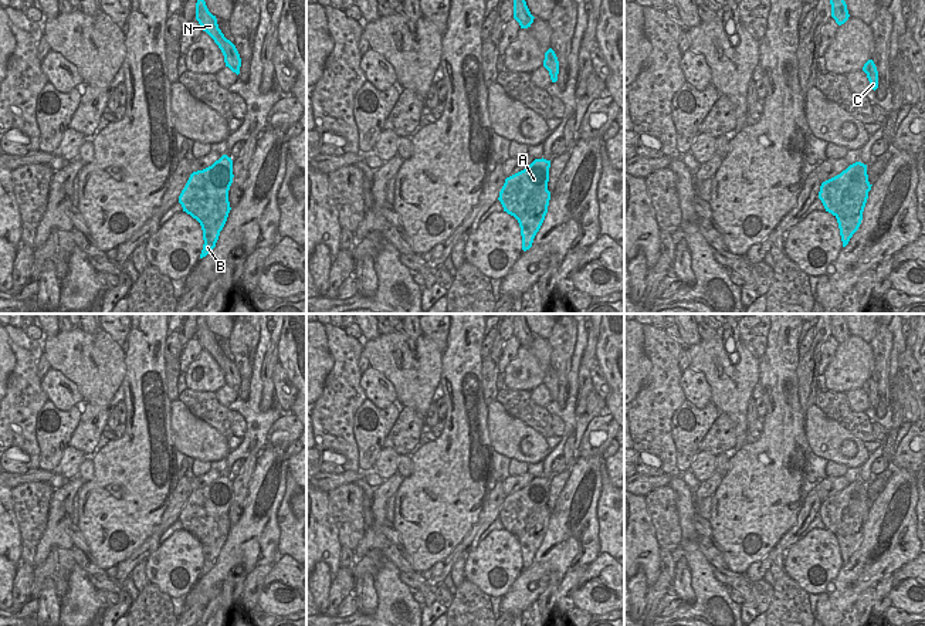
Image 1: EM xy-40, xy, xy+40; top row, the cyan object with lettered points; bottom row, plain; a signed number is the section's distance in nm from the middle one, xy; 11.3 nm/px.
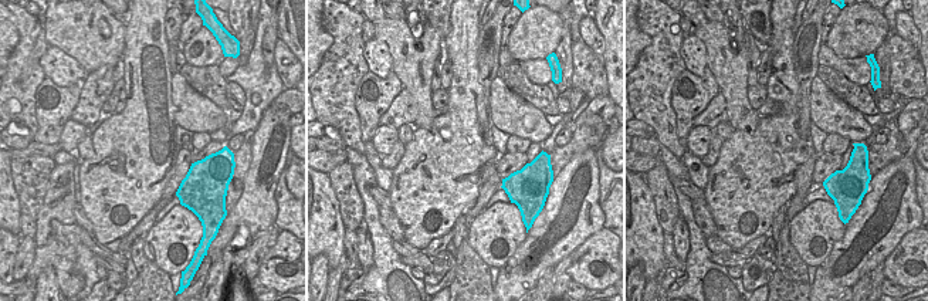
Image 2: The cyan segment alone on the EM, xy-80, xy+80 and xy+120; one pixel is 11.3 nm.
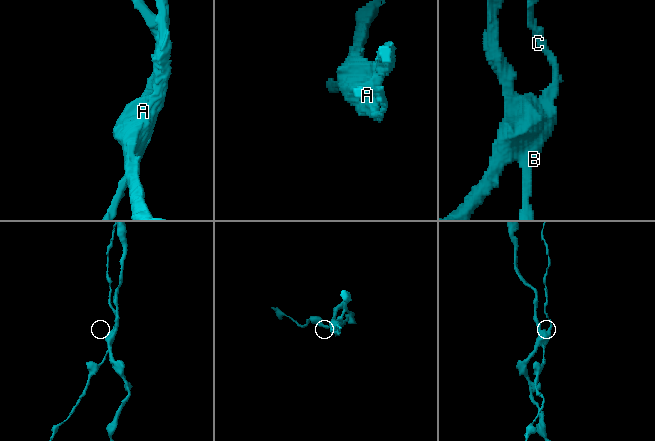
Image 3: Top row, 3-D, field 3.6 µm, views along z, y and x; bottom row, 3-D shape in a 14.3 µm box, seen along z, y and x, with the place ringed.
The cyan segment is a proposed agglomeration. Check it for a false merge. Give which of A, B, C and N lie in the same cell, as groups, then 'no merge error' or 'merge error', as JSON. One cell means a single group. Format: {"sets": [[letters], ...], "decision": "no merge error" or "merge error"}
{"sets": [["A"], ["B", "C", "N"]], "decision": "merge error"}

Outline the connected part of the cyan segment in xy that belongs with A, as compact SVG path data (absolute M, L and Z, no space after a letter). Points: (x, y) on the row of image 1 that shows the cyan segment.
M535 159L526 169L505 179L498 200L504 212L514 216L521 224L529 197L548 187L550 160Z

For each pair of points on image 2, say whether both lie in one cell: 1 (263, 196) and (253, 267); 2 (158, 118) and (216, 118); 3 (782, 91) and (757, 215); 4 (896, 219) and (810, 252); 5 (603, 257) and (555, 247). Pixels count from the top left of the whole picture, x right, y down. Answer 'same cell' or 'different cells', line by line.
1: different cells
2: different cells
3: same cell
4: different cells
5: different cells

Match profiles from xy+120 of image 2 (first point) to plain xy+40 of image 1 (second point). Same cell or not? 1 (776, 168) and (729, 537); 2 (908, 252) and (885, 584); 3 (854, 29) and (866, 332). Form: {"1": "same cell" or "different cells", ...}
{"1": "same cell", "2": "different cells", "3": "different cells"}

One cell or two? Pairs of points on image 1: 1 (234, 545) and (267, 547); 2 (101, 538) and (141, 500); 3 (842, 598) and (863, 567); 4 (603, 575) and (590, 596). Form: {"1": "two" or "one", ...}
{"1": "one", "2": "one", "3": "one", "4": "one"}

